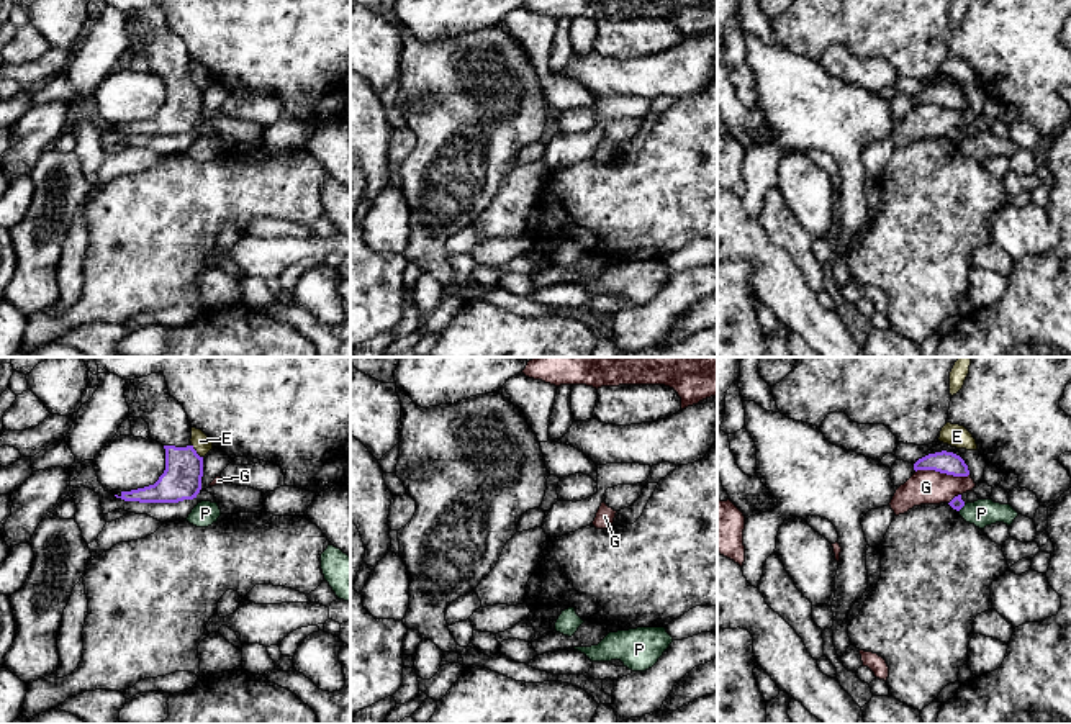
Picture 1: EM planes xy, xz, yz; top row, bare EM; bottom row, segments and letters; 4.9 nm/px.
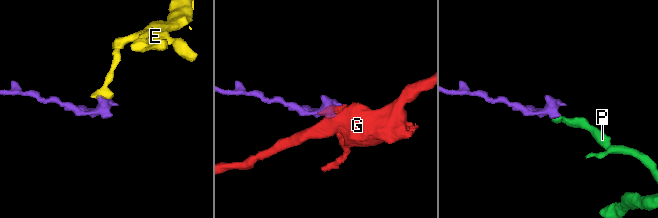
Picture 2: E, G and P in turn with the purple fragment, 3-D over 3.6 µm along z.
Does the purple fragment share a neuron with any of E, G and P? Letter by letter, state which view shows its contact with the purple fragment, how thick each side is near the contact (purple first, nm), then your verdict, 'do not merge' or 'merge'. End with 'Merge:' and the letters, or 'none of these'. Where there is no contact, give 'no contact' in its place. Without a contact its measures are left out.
E: xy | 190/90 nm | do not merge
G: yz | 110/180 nm | do not merge
P: yz | 70/140 nm | do not merge
Merge: none of these

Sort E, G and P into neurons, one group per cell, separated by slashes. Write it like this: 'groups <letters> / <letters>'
groups E / G / P

